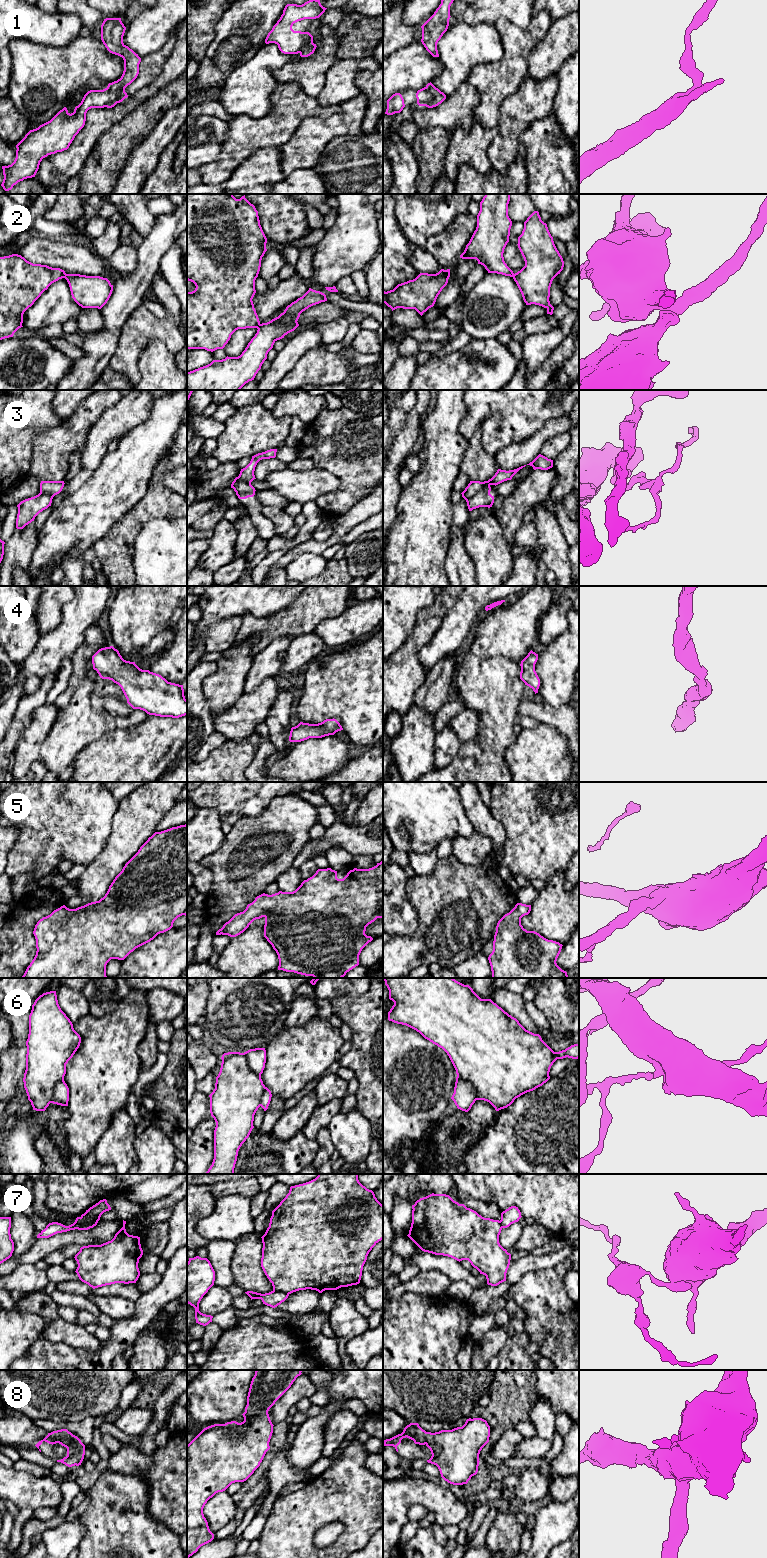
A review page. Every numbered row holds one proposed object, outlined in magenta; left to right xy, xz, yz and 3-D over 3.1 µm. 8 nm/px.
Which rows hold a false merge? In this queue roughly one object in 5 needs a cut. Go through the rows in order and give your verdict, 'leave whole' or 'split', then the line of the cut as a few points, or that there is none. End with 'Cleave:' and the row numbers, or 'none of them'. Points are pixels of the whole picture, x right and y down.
1: split | yz (425, 87), (430, 92), (432, 99), (424, 105)
2: split | xy (66, 274), (63, 277)
3: split | yz (489, 485), (479, 489), (466, 500)
4: leave whole | no cut
5: leave whole | no cut
6: split | yz (457, 1074), (472, 1085), (477, 1099)
7: split | xy (98, 1219), (88, 1221), (77, 1228)
8: leave whole | no cut
Cleave: 1, 2, 3, 6, 7

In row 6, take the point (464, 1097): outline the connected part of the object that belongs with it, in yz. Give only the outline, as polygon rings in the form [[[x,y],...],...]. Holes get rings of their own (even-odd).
[[[457,1075],[451,1099],[458,1109],[468,1112],[477,1100],[473,1085]]]

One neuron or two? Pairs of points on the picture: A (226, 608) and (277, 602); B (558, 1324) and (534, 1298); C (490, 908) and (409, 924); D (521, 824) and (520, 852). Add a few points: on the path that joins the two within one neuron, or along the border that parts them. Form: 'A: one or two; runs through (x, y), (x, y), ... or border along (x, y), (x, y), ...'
A: one; runs through (239, 602), (264, 602)
B: one; runs through (552, 1318), (540, 1304)
C: two; border along (409, 900), (417, 910), (418, 928), (399, 936)
D: one; runs through (523, 831), (523, 845)

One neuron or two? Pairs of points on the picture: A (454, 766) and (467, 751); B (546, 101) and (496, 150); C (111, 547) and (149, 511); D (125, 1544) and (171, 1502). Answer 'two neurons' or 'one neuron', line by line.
A: one neuron
B: one neuron
C: one neuron
D: two neurons

